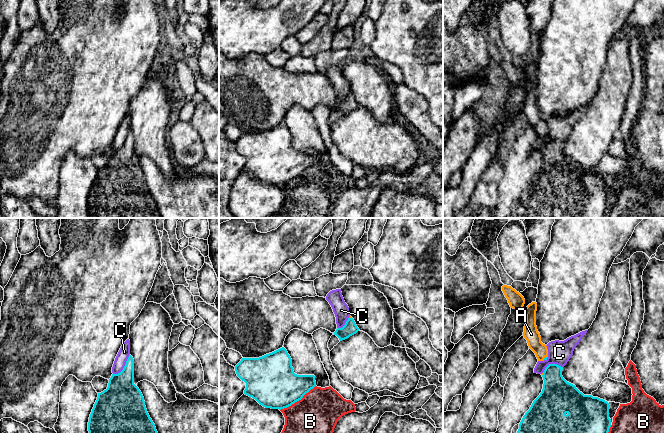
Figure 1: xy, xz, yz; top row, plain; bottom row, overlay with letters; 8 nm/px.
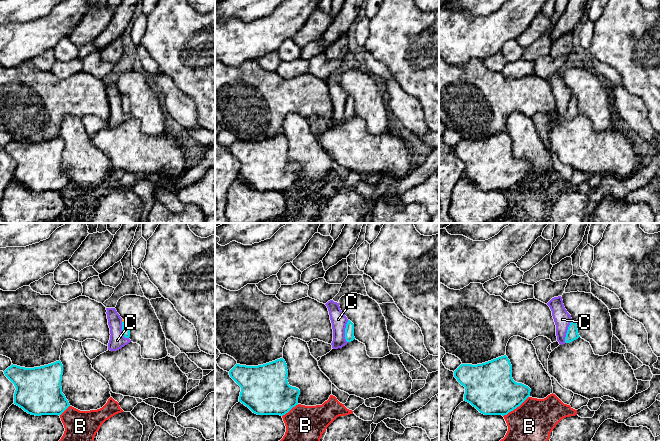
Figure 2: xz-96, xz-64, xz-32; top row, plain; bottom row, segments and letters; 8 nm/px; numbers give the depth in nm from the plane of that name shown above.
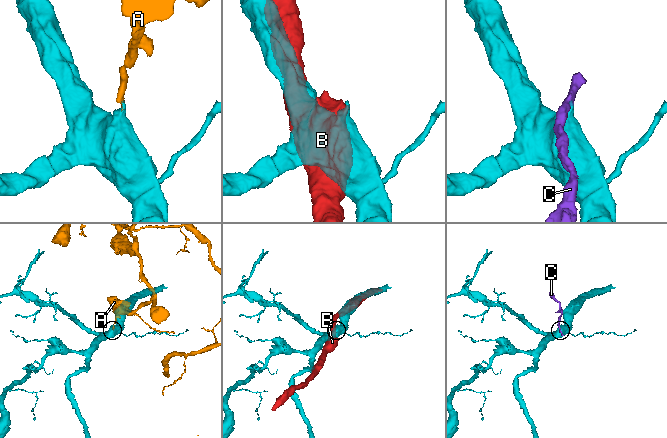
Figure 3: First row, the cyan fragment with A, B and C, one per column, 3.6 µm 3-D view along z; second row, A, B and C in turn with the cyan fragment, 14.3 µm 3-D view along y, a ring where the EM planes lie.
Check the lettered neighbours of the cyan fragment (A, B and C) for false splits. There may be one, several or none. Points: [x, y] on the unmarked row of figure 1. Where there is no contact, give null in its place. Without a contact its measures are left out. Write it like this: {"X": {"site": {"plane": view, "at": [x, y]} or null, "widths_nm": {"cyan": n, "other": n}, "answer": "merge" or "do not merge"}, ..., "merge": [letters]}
{"A": {"site": {"plane": "yz", "at": [545, 133]}, "widths_nm": {"cyan": 20, "other": 120}, "answer": "do not merge"}, "B": {"site": {"plane": "xz", "at": [297, 176]}, "widths_nm": {"cyan": 380, "other": 400}, "answer": "do not merge"}, "C": {"site": {"plane": "xy", "at": [124, 142]}, "widths_nm": {"cyan": 300, "other": 90}, "answer": "do not merge"}, "merge": []}

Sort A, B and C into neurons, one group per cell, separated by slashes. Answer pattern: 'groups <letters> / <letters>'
groups A / B / C

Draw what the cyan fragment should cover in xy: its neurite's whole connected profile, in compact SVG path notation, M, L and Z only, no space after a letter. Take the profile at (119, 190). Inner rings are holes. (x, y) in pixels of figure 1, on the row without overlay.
M129 131L123 146L112 150L108 163L98 169L88 198L89 218L161 218L144 173L134 160L134 135Z

